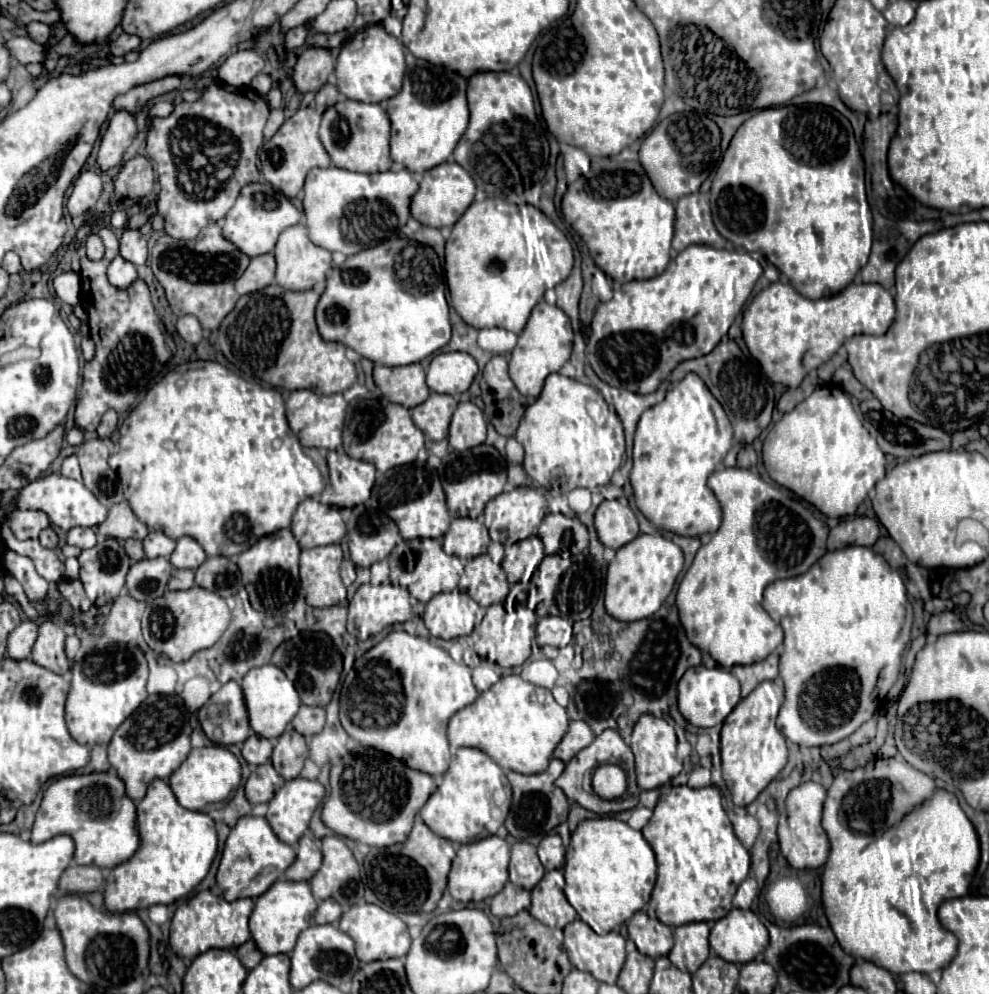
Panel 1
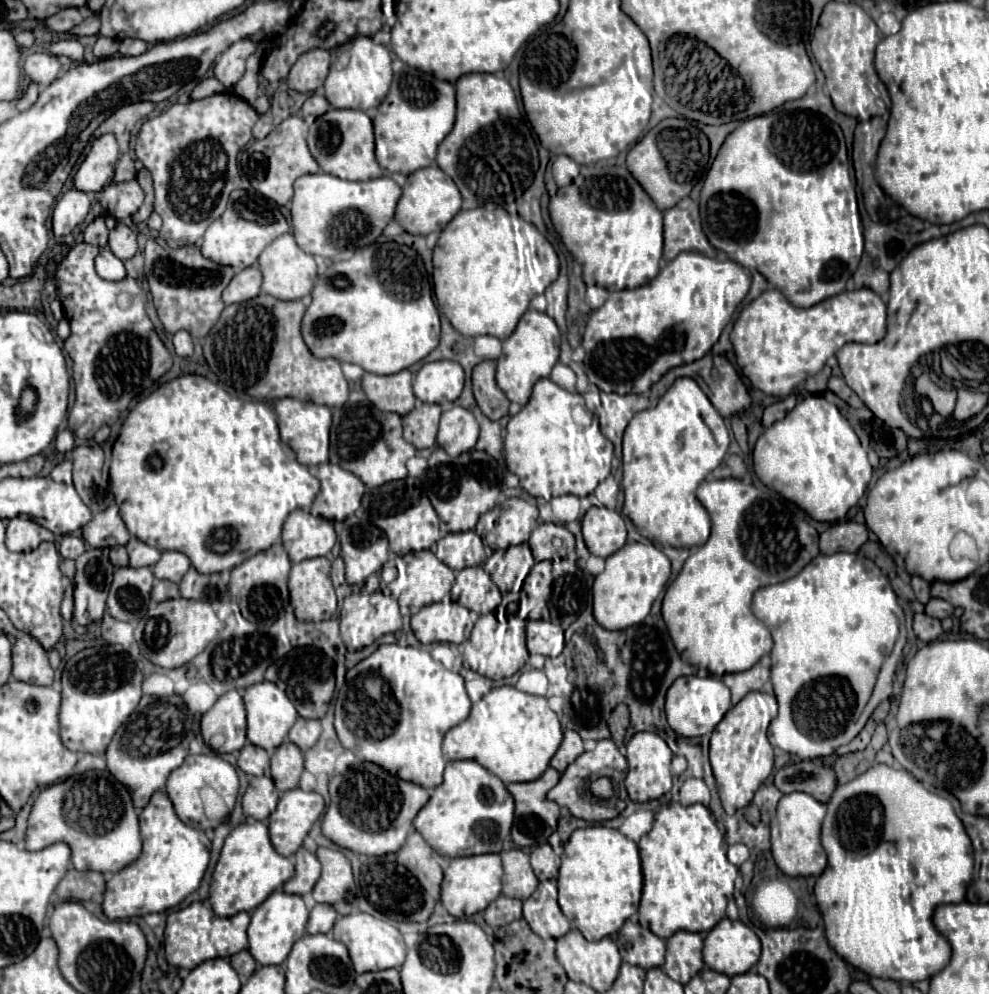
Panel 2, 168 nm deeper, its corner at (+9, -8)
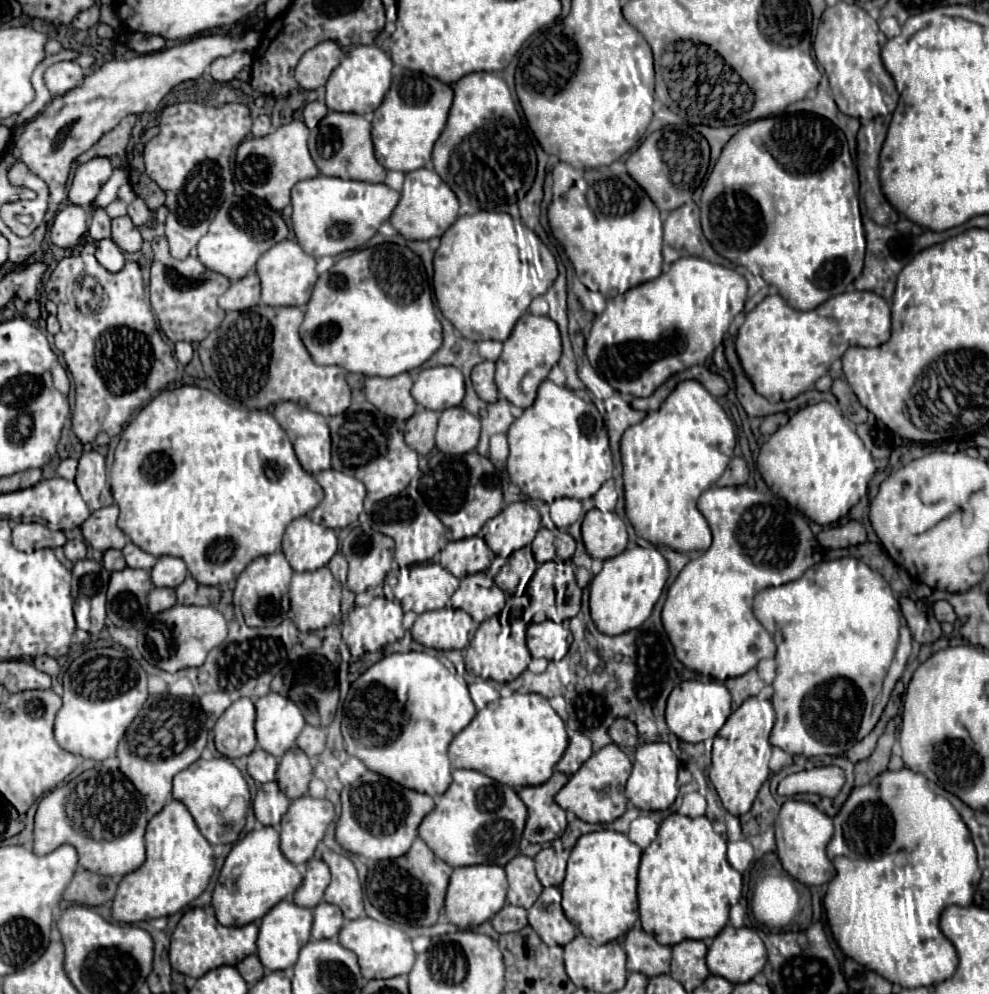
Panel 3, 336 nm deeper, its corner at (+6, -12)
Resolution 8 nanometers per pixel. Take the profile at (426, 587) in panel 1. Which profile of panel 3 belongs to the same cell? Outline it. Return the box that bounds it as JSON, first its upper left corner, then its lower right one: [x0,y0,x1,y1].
[410,562,460,614]

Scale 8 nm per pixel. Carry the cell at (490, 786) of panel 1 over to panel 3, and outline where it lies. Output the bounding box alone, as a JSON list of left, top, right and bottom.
[420,770,528,866]

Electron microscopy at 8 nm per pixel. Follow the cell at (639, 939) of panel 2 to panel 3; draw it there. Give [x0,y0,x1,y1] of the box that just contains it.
[624,930,672,978]

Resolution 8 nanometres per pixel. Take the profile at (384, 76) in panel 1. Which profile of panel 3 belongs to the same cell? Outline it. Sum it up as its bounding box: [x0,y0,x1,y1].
[326,46,392,114]

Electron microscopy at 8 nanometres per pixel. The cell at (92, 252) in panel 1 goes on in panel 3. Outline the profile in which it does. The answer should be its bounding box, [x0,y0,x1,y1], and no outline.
[90,208,110,240]

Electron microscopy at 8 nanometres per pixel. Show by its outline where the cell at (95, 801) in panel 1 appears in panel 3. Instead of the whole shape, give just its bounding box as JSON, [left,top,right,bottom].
[34,766,146,876]

